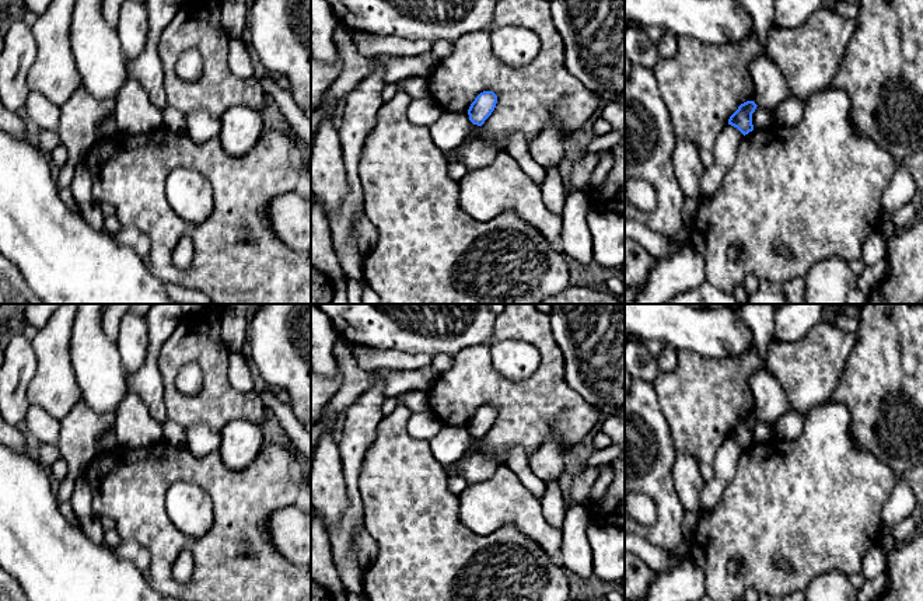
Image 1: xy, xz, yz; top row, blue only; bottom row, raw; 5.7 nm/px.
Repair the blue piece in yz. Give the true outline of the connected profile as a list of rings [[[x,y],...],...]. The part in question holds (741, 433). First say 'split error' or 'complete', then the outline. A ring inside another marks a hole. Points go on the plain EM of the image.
complete | [[[747,415],[730,430],[728,438],[737,441],[744,450],[754,444],[752,427],[756,423],[754,415]]]

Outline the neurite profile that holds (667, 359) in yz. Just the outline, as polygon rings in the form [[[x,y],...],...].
[[[665,346],[664,350],[658,354],[657,360],[660,371],[674,371],[678,364],[678,350],[672,346]]]

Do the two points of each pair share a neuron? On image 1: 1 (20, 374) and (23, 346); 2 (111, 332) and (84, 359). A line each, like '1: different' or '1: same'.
1: same
2: different

